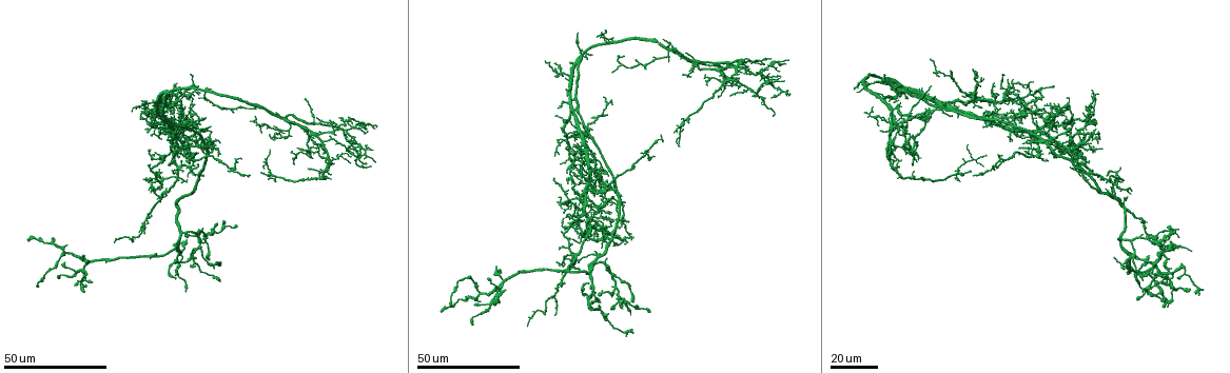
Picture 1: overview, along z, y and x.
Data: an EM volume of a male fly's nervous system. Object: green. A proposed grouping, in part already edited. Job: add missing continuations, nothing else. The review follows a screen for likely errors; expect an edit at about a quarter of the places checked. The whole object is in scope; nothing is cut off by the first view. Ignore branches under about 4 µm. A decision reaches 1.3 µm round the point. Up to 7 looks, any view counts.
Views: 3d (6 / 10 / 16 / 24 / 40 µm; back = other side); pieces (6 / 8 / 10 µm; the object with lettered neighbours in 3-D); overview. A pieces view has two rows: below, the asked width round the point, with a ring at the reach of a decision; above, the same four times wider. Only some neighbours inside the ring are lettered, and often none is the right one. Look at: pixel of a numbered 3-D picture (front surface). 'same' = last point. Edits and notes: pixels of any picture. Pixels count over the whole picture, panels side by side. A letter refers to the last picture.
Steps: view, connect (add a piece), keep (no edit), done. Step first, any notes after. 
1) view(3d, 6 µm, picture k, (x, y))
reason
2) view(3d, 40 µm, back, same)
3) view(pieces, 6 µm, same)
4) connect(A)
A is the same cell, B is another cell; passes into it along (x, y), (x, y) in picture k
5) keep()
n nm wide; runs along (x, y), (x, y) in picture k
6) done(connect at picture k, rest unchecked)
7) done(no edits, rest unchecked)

view(3d, 40 µm, picture 1, (196, 258))
branch stops here

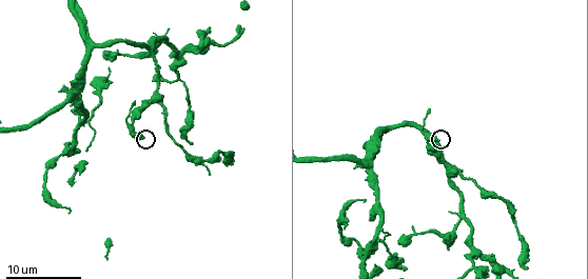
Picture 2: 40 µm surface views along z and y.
view(3d, 10 µm, picture 2, (439, 141))
zoom in

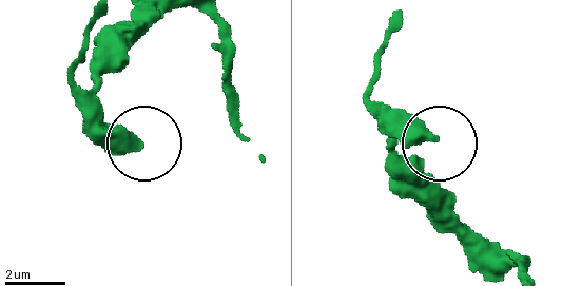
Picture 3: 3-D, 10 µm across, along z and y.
view(pieces, 6 µm, picture 3, (435, 137))
what lies round it

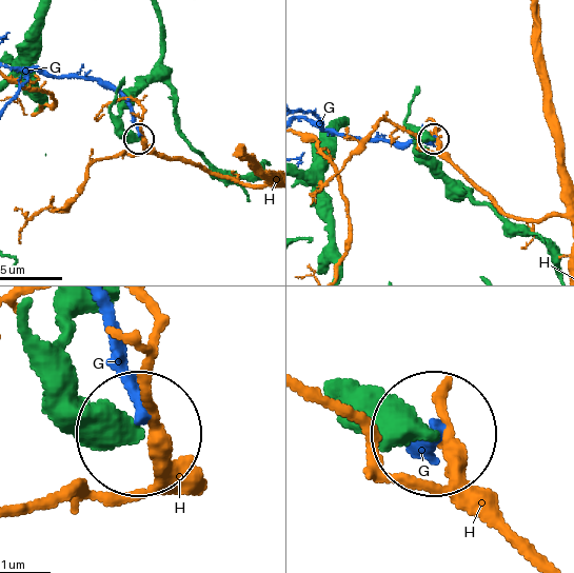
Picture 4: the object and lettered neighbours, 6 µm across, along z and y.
keep()
410 nm wide; G and H are other cells; none of them fits

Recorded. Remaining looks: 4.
view(3d, 40 µm, picture 1, (975, 73))
an open end

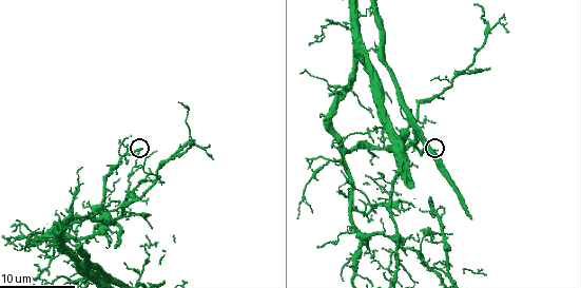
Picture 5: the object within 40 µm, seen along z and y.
view(pieces, 6 µm, picture 5, (141, 147))
see the neighbours

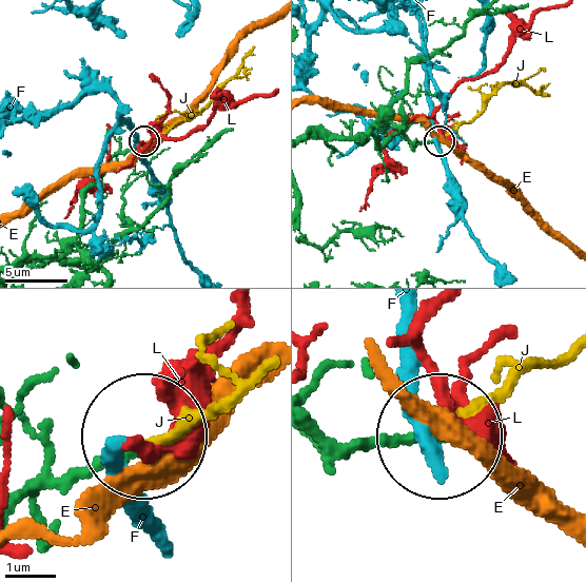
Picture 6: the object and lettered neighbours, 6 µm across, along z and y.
connect(J)
J is the same cell, E, F and L are other cells; it goes on there

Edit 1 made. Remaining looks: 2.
view(pieces, 10 µm, picture 5, (487, 71))
free end

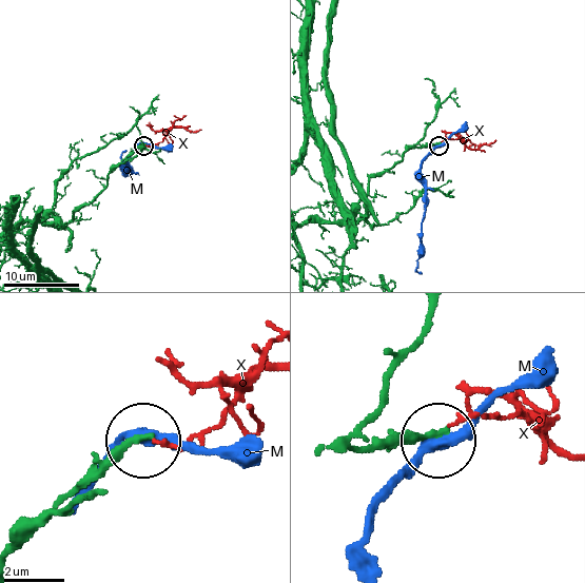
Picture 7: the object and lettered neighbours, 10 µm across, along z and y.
keep()
M and X are other cells; none of them fits

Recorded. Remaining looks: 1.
done(connect at picture 6, rest unchecked)

